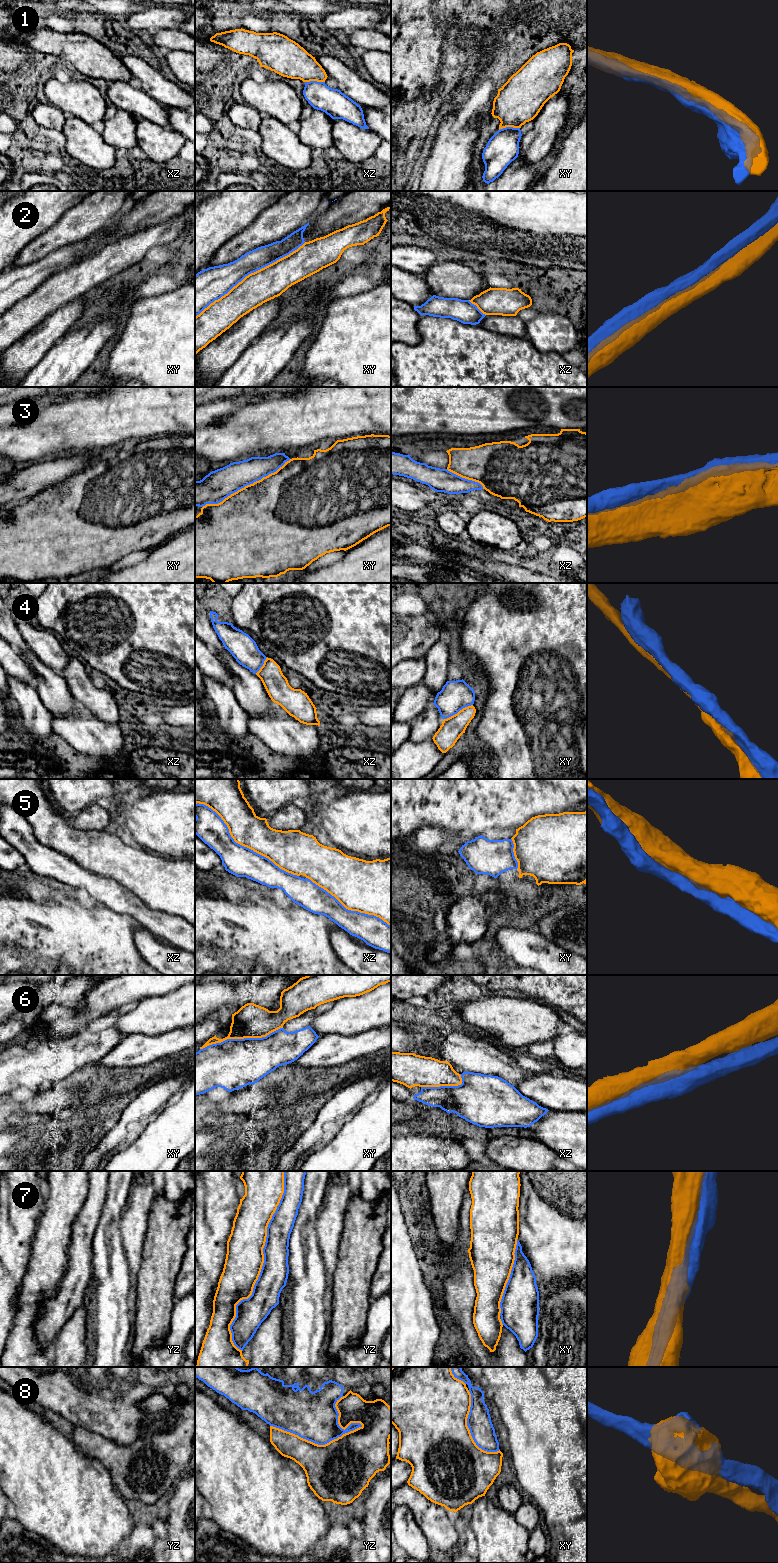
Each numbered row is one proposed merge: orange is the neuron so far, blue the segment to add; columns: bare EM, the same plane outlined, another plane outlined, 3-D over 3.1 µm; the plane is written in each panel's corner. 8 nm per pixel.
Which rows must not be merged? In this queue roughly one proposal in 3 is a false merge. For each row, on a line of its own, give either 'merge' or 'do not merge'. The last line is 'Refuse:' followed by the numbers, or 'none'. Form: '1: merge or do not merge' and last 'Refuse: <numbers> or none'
1: merge
2: merge
3: merge
4: do not merge
5: merge
6: merge
7: do not merge
8: do not merge
Refuse: 4, 7, 8

